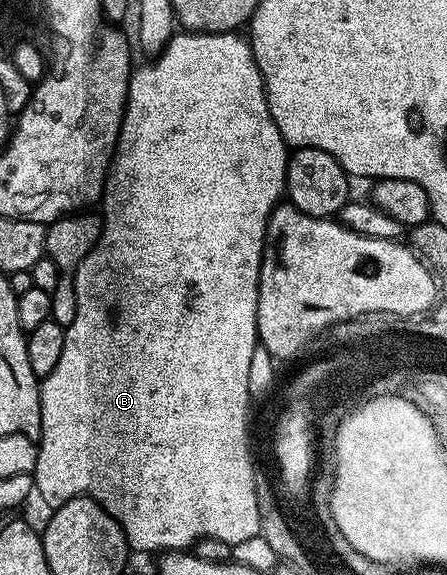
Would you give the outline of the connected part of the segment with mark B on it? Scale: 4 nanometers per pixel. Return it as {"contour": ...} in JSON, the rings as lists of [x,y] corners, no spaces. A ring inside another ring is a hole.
{"contour":[[[179,31],[174,34],[171,41],[164,47],[163,52],[158,54],[148,65],[143,65],[131,74],[129,91],[127,92],[127,106],[123,112],[123,122],[119,132],[119,144],[115,147],[115,156],[111,168],[107,174],[103,186],[101,198],[101,216],[103,218],[103,233],[99,241],[89,251],[86,259],[73,271],[75,277],[75,318],[65,329],[65,347],[61,347],[61,359],[49,375],[42,378],[39,387],[39,406],[41,407],[41,431],[39,432],[39,454],[35,464],[35,489],[51,507],[64,505],[74,497],[90,497],[103,506],[103,510],[111,516],[123,528],[123,534],[128,546],[139,553],[162,554],[164,551],[187,551],[190,550],[200,539],[221,539],[230,545],[241,543],[241,539],[253,539],[260,536],[261,514],[257,505],[257,487],[254,479],[257,474],[255,461],[251,458],[251,437],[247,434],[247,412],[253,407],[253,400],[249,393],[249,365],[252,362],[253,351],[259,344],[259,328],[257,327],[257,303],[259,302],[259,272],[263,267],[263,254],[267,248],[267,225],[271,221],[271,215],[279,208],[287,191],[287,158],[289,146],[284,141],[281,131],[277,131],[277,123],[273,123],[273,115],[269,111],[267,93],[263,89],[263,76],[255,62],[255,56],[251,54],[251,46],[246,36],[238,32],[229,33],[192,33]]]}

